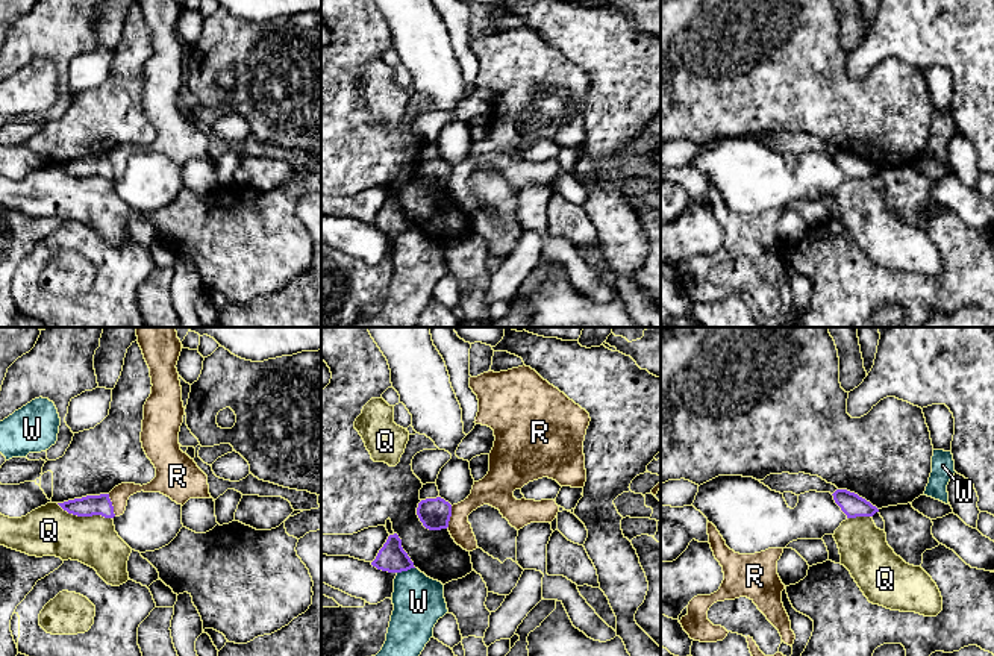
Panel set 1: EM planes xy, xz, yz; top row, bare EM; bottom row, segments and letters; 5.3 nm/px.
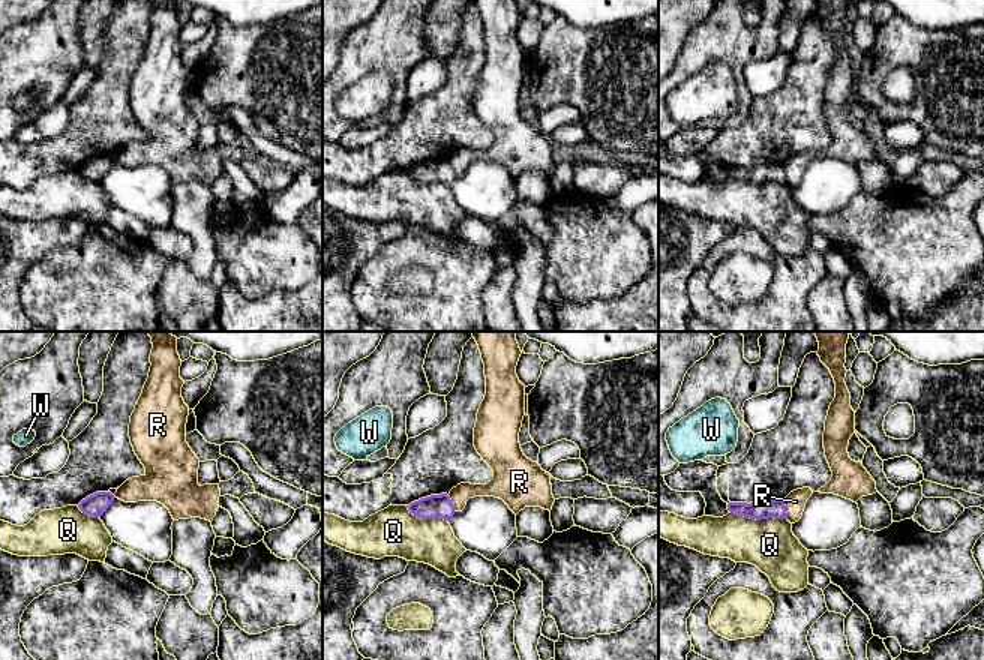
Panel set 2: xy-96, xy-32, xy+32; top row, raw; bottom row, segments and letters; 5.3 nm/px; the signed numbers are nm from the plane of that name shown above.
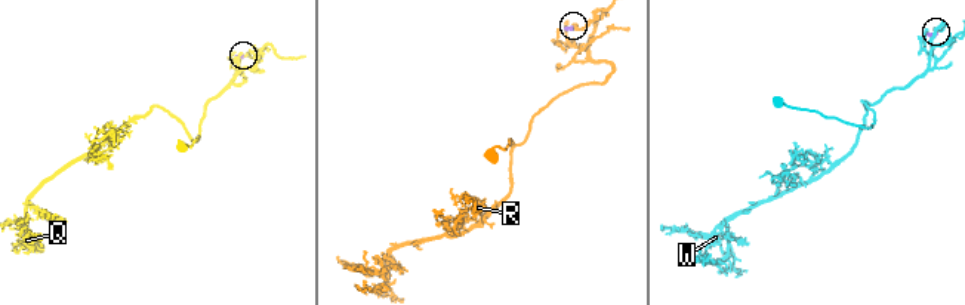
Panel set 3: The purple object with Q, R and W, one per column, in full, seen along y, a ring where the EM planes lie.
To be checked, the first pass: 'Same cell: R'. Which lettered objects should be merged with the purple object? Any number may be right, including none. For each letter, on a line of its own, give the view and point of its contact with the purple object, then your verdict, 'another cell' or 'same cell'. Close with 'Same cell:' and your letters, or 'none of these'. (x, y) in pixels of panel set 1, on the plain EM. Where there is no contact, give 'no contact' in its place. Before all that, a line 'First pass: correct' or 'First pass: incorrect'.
First pass: incorrect
Q: meets purple in xy at (84, 176); another cell
R: meets purple in xy at (111, 165); another cell
W: meets purple in xz at (405, 231); another cell
Same cell: none of these

